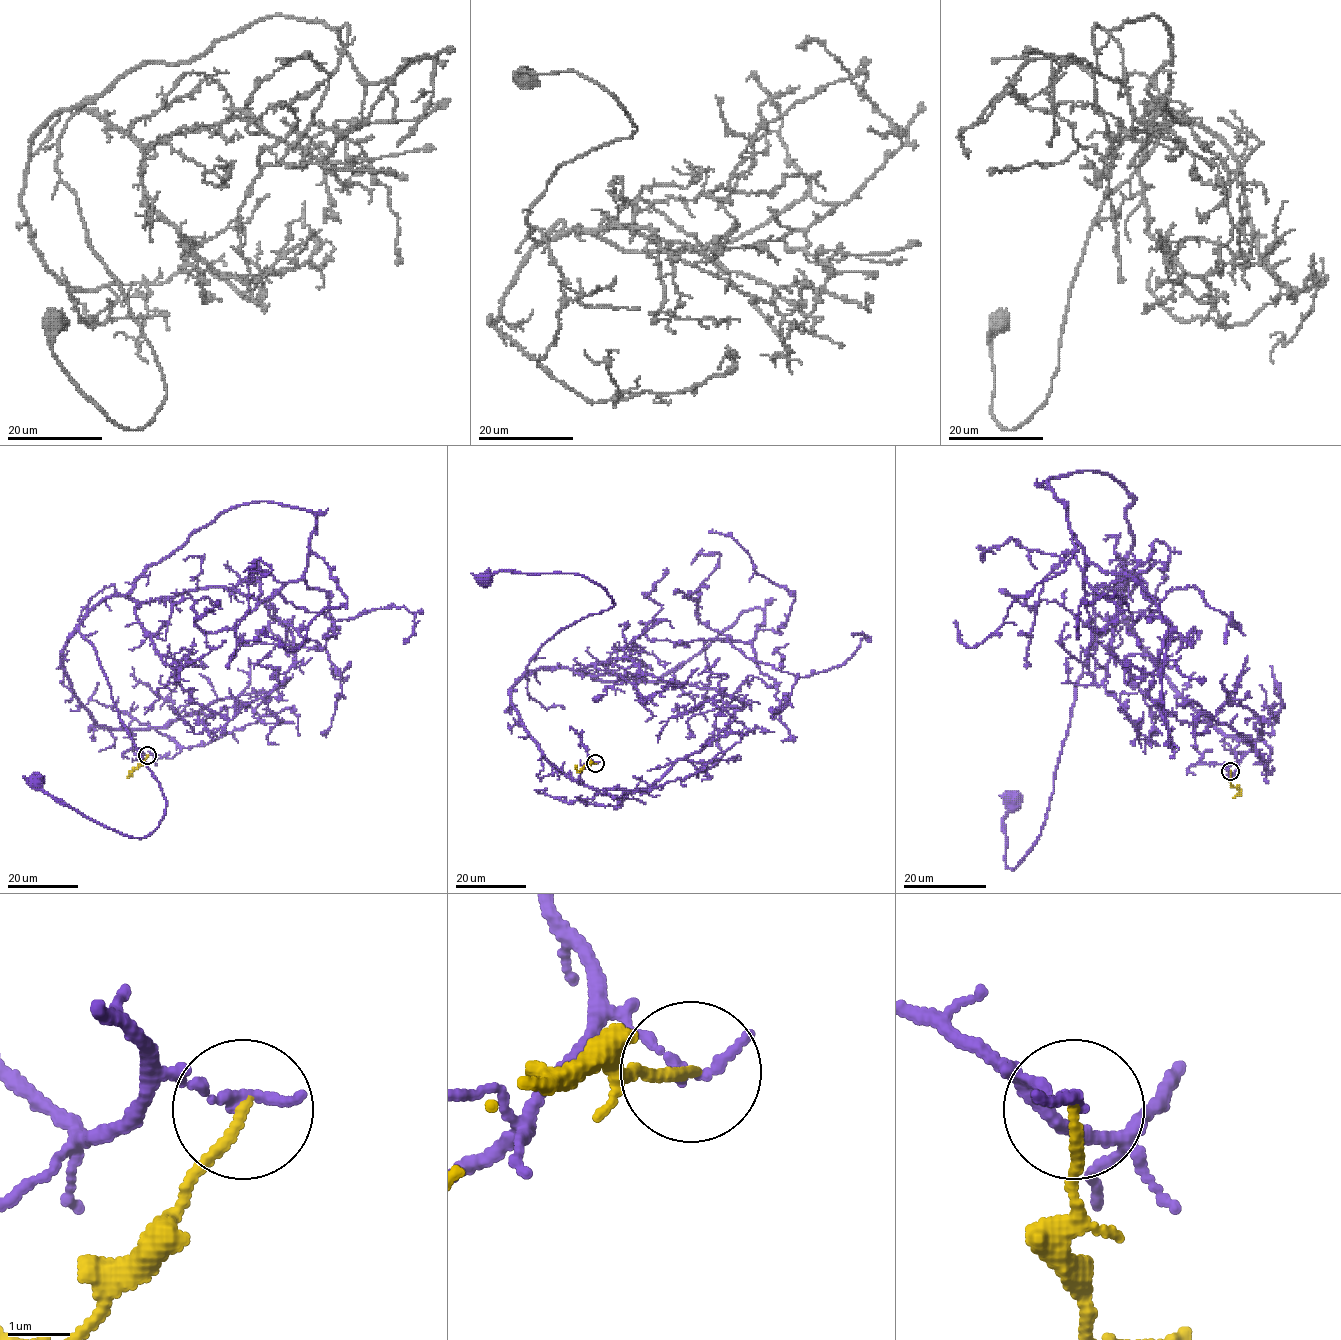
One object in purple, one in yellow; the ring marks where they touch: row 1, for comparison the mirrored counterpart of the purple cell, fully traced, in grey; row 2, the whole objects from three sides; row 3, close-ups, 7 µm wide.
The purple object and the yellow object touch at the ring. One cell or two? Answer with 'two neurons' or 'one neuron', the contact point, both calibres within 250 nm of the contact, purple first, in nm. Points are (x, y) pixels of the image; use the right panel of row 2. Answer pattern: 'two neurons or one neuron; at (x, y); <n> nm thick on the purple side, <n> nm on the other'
two neurons; at (1230, 771); 200 nm thick on the purple side, 170 nm on the other

